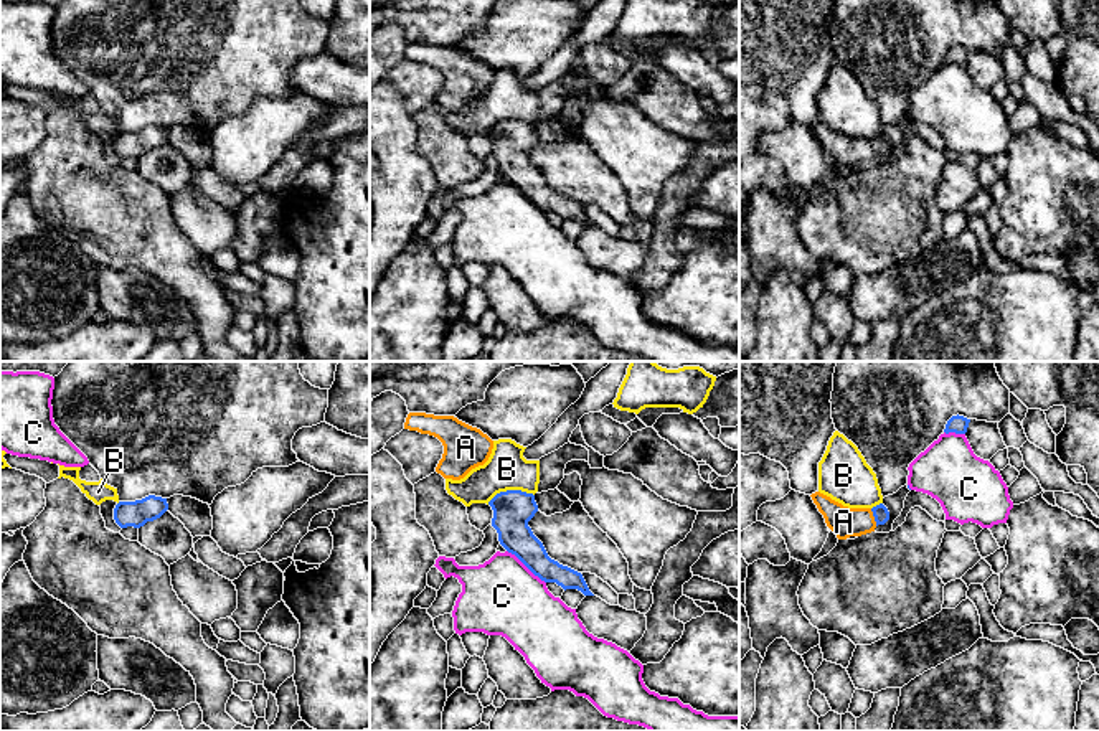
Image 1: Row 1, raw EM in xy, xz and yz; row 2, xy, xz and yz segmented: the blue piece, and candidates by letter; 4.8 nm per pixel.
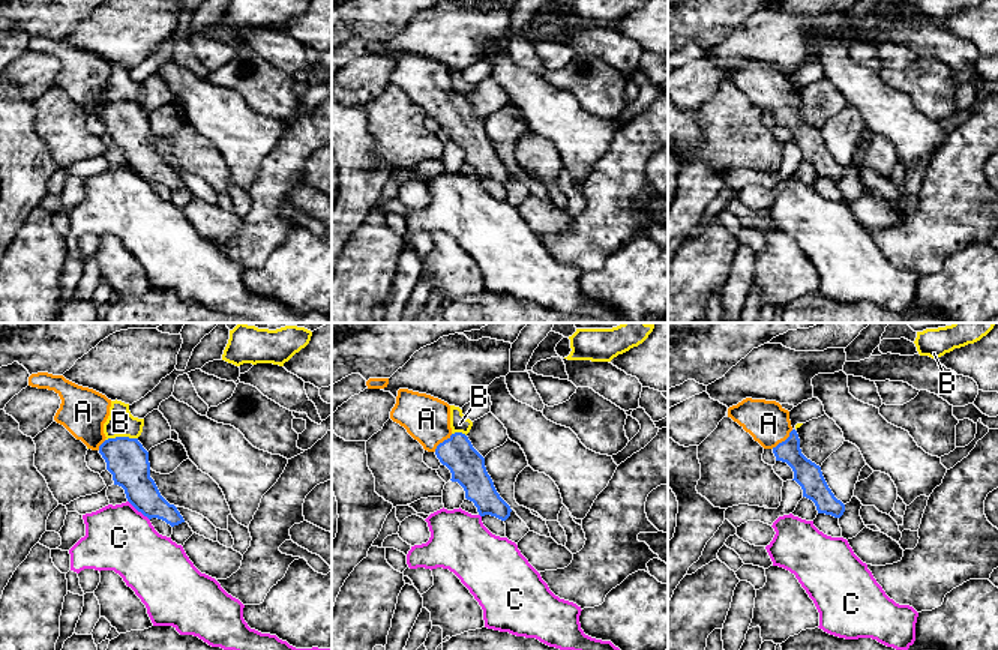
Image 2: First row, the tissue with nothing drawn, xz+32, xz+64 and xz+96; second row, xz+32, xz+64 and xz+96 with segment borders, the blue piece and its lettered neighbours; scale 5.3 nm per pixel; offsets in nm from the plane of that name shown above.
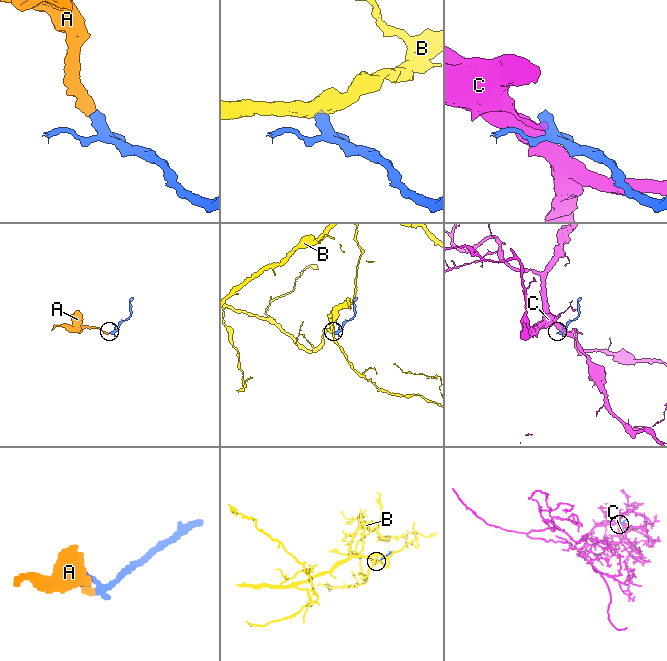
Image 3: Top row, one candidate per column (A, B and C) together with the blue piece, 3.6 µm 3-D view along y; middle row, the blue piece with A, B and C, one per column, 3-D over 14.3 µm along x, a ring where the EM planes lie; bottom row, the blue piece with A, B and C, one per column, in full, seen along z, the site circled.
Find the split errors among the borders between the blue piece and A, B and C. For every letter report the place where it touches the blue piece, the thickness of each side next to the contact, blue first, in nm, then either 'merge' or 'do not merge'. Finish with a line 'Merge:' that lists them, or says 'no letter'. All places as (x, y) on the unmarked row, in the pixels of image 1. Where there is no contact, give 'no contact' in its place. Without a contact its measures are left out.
A: contact yz (873, 146); calibres 80 and 150 nm; merge
B: contact xz (510, 121); calibres 190 and 200 nm; do not merge
C: contact xz (527, 197); calibres 180 and 380 nm; do not merge
Merge: A

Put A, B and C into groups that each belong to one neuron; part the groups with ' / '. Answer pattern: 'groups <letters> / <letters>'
groups A / B / C

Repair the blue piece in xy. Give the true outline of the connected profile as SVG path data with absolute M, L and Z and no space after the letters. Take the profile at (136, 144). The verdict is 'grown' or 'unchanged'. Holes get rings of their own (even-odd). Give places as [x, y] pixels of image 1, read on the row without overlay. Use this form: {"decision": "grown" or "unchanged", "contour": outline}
{"decision": "unchanged", "contour": "M149 125L135 132L119 132L114 139L114 150L120 158L140 158L160 149L167 140L167 129Z"}

